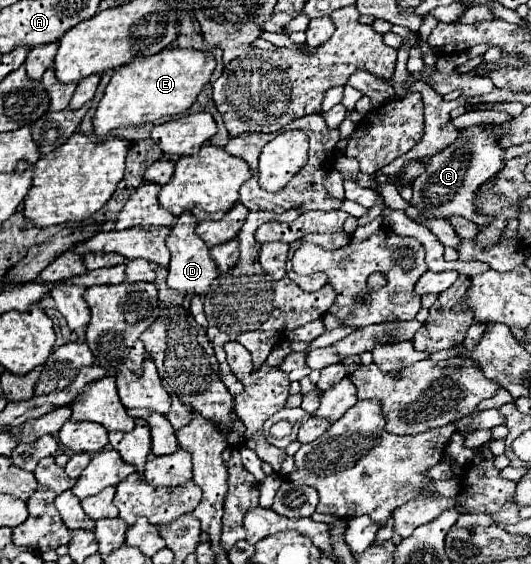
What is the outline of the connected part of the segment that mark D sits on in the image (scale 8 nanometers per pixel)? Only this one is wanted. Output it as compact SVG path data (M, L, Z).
M181 215L177 217L171 235L167 237L167 249L171 251L171 263L169 263L169 275L167 285L177 293L195 293L205 295L211 283L217 279L217 267L215 261L209 257L209 249L205 247L203 239L197 235L197 219L193 215Z

